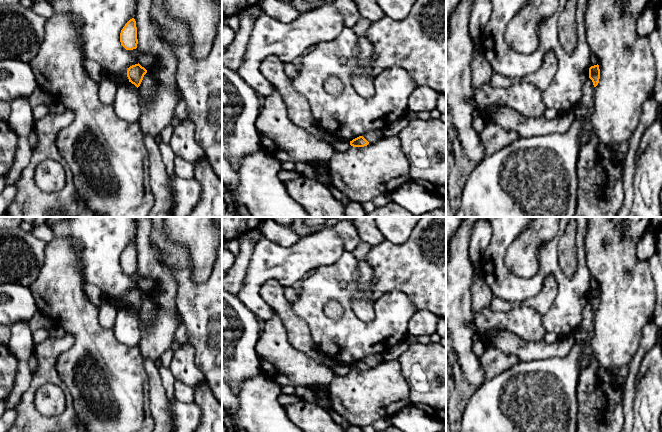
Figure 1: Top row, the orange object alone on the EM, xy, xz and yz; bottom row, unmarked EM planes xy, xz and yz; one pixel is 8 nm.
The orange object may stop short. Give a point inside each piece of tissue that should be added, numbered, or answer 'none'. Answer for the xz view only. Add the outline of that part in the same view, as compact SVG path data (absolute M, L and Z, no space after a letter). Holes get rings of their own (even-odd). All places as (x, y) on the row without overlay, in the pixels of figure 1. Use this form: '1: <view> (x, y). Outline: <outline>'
none

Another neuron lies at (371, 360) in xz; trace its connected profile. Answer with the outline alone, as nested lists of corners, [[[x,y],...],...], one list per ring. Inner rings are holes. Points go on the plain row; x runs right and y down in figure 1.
[[[376,353],[366,356],[363,361],[369,366],[373,367],[381,362],[383,362],[382,353]]]

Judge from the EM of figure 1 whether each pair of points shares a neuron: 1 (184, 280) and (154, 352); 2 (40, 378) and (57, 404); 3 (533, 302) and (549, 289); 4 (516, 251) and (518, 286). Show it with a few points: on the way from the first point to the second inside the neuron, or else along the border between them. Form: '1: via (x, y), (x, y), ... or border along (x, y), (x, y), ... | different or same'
1: border along (174, 277), (176, 282), (176, 309), (180, 317) | different
2: border along (60, 386), (42, 385), (36, 392), (34, 406) | different
3: via (537, 301), (545, 293) | same
4: border along (506, 254), (513, 273), (531, 277), (537, 272) | different

